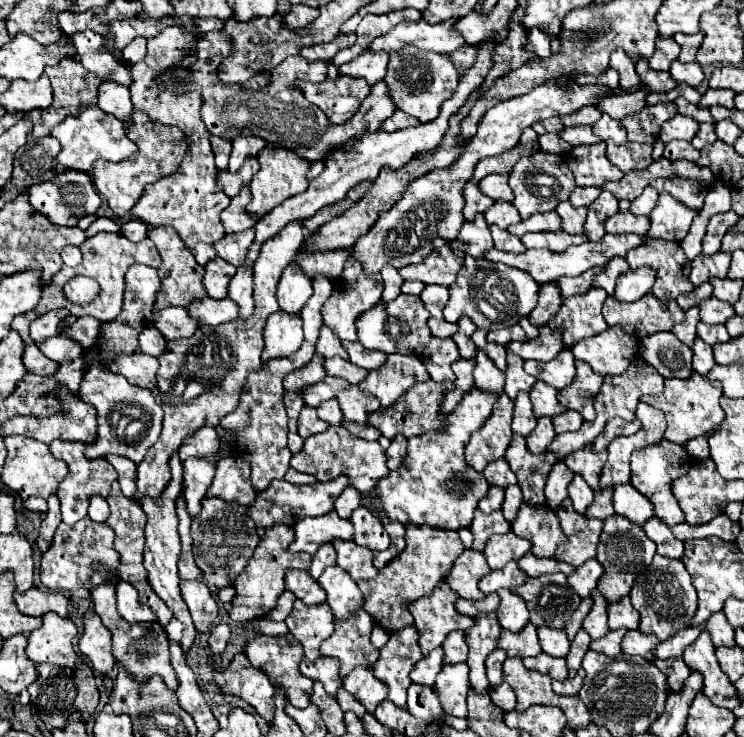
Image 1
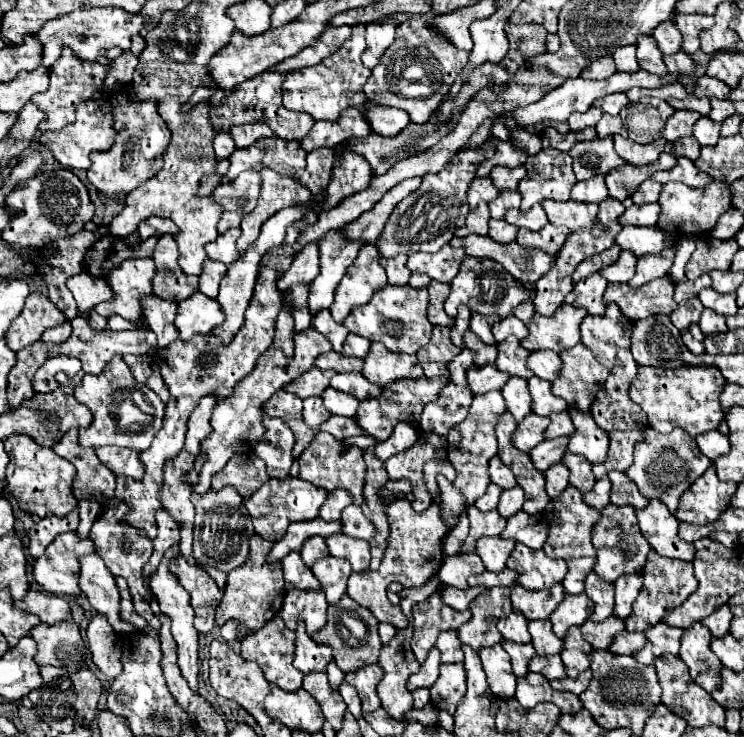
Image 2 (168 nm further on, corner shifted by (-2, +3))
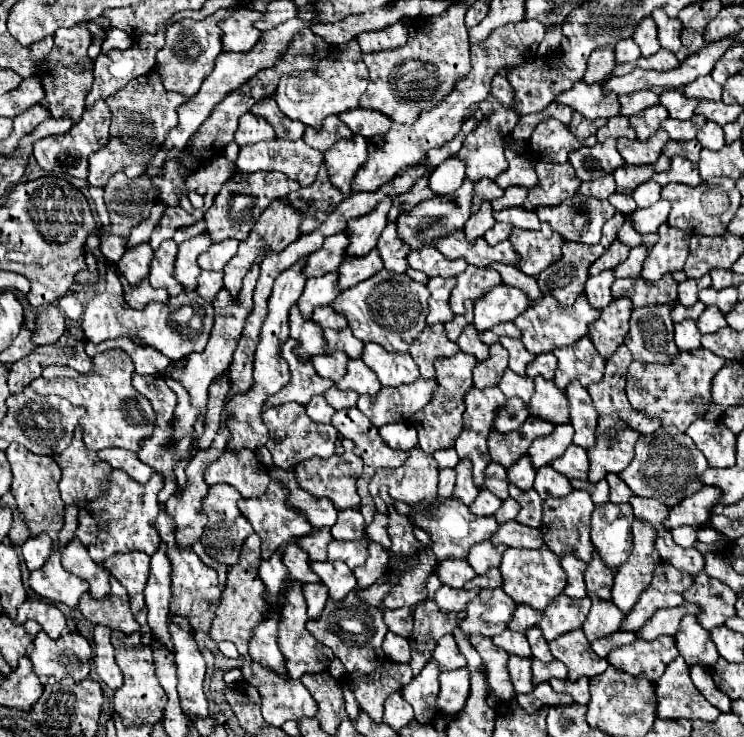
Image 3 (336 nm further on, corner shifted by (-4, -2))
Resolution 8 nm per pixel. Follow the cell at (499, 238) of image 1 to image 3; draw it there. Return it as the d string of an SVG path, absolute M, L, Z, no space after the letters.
M497 222L491 230L487 230L485 240L487 240L491 246L495 246L497 242L507 240L507 238L509 238L509 234L511 234L511 230L513 230L513 226L511 226L511 224L501 224L501 222Z

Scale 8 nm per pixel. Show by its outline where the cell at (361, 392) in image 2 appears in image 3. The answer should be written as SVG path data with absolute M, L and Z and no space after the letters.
M349 360L347 374L335 384L339 390L355 390L357 394L375 396L381 390L381 384L375 374L363 364L363 360Z

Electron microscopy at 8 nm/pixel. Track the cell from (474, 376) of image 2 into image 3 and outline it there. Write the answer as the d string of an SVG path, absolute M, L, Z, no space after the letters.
M497 342L491 346L489 358L485 362L477 362L473 370L473 386L479 390L497 386L505 368L507 368L507 350L503 350L503 346Z

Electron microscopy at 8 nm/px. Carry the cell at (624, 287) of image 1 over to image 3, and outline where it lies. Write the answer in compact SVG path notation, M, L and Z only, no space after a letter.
M663 224L659 228L659 242L649 250L643 262L641 278L647 282L657 282L663 274L683 270L689 254L689 236L683 230Z

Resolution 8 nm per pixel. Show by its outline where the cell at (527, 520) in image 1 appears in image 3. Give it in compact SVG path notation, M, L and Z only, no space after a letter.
M515 520L501 524L501 528L495 532L495 538L491 538L495 546L505 544L509 548L539 548L543 546L543 534L537 528L523 526Z

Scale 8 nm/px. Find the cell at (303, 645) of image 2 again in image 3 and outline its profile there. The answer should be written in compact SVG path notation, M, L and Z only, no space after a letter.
M293 584L293 588L287 592L287 606L281 612L281 622L279 622L279 648L287 660L287 670L291 680L299 680L303 674L311 674L311 672L323 672L329 668L331 660L335 658L333 652L323 646L319 640L315 640L305 624L307 624L307 604L301 592L299 584Z

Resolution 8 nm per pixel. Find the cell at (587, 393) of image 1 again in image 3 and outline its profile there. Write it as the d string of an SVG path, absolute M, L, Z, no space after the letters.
M583 336L579 342L575 342L575 346L557 348L553 354L559 360L553 380L559 390L565 390L565 386L569 386L573 380L581 382L583 388L587 388L591 382L603 380L605 358L593 348L589 336Z

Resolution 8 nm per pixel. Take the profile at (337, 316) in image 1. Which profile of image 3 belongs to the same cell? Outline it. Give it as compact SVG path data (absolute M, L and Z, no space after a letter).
M371 250L363 258L345 258L339 266L339 280L337 280L339 290L347 290L381 270L383 270L383 260L379 258L377 250Z

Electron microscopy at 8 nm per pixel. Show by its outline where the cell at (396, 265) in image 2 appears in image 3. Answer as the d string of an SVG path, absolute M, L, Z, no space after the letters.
M387 224L383 234L379 236L377 250L379 250L387 270L391 270L395 274L405 274L407 272L407 268L409 268L407 266L407 254L409 254L411 248L397 236L395 224Z

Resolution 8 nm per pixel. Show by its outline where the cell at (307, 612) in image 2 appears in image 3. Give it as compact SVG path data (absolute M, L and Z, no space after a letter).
M317 582L317 584L305 584L303 586L303 596L307 600L307 606L309 606L309 618L319 618L319 614L323 612L325 608L325 602L327 602L327 588Z

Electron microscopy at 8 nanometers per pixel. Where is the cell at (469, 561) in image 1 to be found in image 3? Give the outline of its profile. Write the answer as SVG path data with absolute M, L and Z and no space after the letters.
M455 558L441 562L437 566L437 574L443 584L455 586L455 588L463 588L467 580L473 580L477 576L467 560L455 560Z

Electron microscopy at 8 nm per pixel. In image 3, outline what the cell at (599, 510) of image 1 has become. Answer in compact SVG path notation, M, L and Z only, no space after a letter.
M571 480L571 486L579 488L579 490L587 490L591 494L591 500L595 506L603 506L609 502L609 486L605 480L597 482L597 484L583 482L583 480Z

